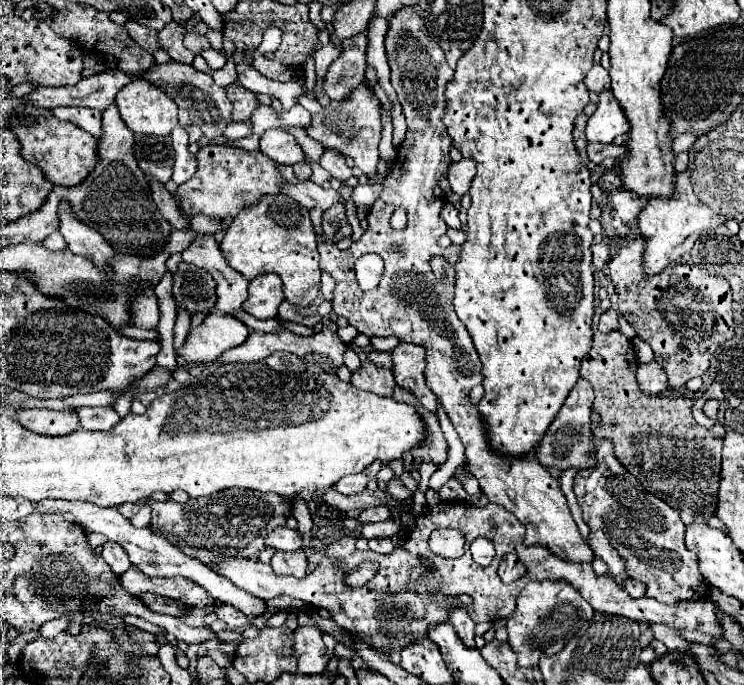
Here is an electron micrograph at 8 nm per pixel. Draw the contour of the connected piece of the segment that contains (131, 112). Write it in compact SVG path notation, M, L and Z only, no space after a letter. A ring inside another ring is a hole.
M134 78L116 94L116 106L132 132L168 136L178 124L178 106L142 78Z

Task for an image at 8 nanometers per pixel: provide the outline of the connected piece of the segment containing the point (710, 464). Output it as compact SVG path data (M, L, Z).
M618 330L602 334L594 332L592 348L588 356L582 360L580 376L590 380L596 392L596 400L592 410L600 416L600 426L594 428L596 438L608 438L614 444L614 456L618 462L632 472L640 484L648 492L656 492L666 504L672 504L682 516L684 524L690 524L694 520L708 520L716 514L716 502L718 502L718 482L720 482L720 452L722 452L722 440L724 440L724 426L714 424L710 430L696 424L692 418L692 398L686 396L646 396L640 392L636 382L636 354L632 342Z

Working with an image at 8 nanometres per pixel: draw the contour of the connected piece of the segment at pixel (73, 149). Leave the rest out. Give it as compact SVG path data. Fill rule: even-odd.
M24 106L24 110L12 116L6 126L10 126L10 130L18 136L22 144L22 156L28 162L40 166L44 170L46 180L52 182L54 186L56 184L60 186L82 184L98 162L98 138L76 128L70 122L56 120L50 110L42 110L36 106Z

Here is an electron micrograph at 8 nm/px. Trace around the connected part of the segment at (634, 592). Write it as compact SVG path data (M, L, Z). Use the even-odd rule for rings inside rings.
M626 578L626 580L622 582L622 588L628 592L630 598L642 598L642 594L646 592L644 586L642 586L638 580L632 580L632 578Z

